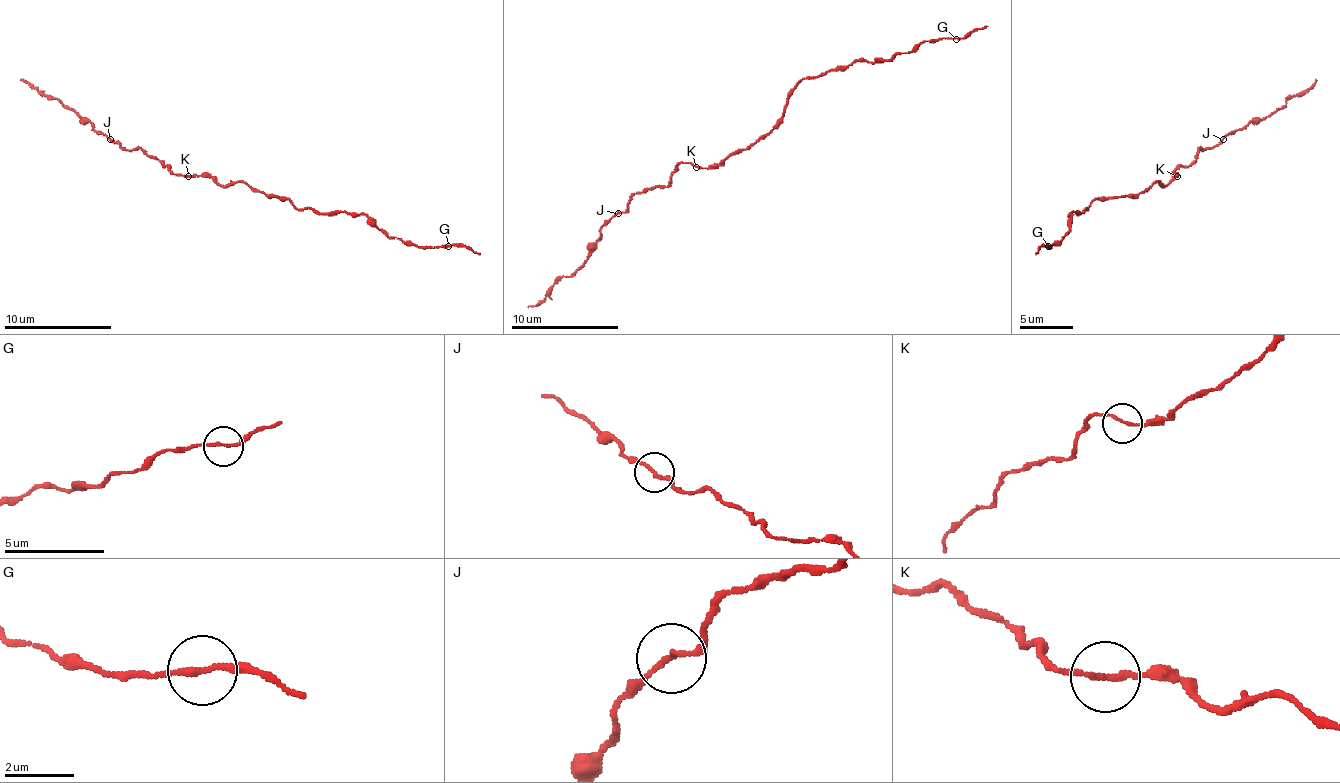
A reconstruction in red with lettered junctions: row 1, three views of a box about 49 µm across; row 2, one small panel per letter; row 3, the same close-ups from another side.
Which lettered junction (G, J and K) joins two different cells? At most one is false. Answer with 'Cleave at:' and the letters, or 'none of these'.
Cleave at: none of these

